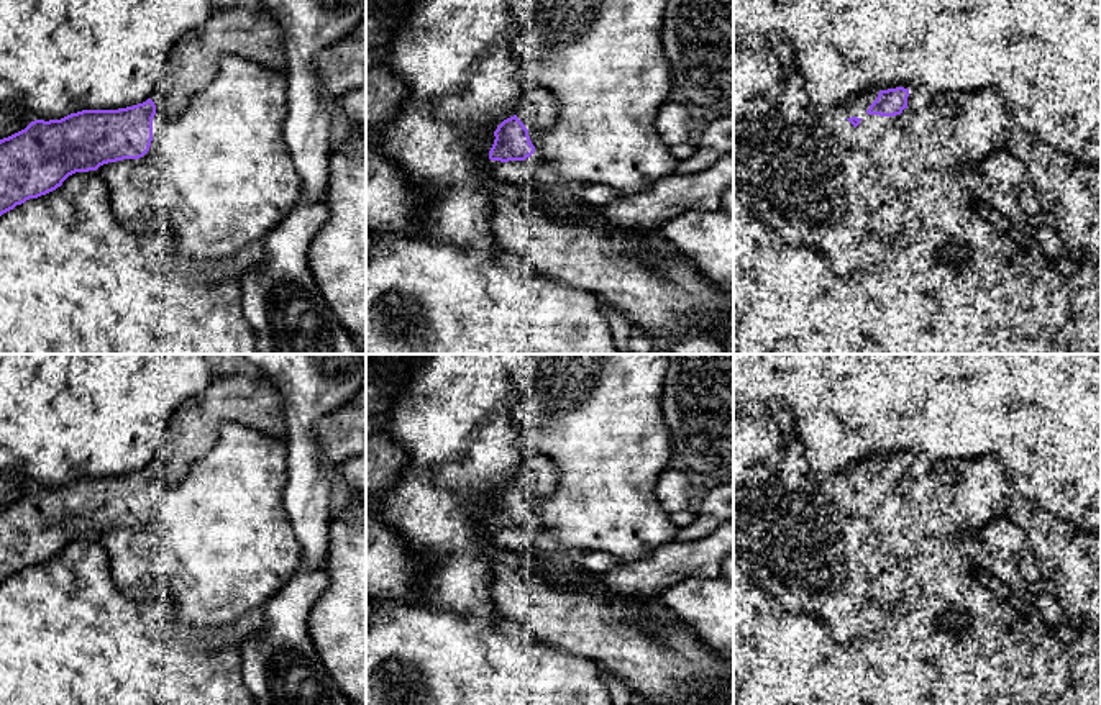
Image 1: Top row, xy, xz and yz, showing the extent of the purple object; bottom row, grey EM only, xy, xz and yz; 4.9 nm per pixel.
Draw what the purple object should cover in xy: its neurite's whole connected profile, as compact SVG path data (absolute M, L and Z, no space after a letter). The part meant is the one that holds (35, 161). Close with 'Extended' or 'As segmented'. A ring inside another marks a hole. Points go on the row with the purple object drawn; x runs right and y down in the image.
M215 7L199 30L174 46L166 75L146 102L118 110L82 110L61 120L34 120L0 139L0 216L56 190L75 172L143 157L153 141L156 110L179 115L190 97L212 82L223 54L286 74L284 36L267 11Z. Extended

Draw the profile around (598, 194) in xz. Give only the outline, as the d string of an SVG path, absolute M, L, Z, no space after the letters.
M604 184L587 185L582 193L582 200L586 203L594 205L594 207L602 207L602 208L612 203L615 198L619 198L619 195Z

